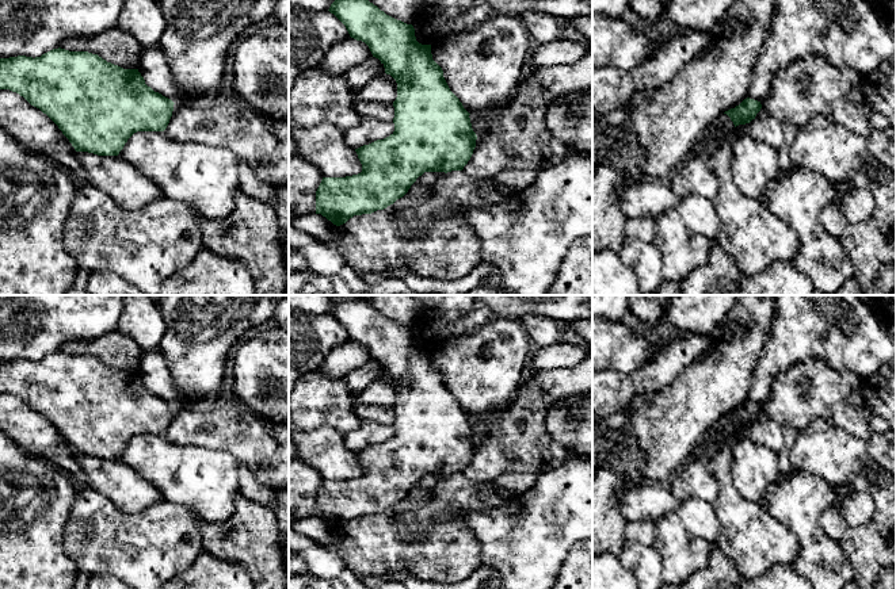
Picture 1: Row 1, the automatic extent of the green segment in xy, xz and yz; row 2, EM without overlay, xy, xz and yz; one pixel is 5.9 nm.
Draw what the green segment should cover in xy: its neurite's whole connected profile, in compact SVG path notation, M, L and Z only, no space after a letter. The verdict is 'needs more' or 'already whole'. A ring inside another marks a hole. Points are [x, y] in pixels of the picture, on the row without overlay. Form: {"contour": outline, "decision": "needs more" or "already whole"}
{"contour": "M61 351L35 362L0 362L0 393L19 397L46 417L76 455L98 459L118 459L137 435L164 435L175 408L148 390L138 372L123 372L98 357Z", "decision": "already whole"}

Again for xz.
{"contour": "M335 295L329 313L351 341L365 345L397 386L394 435L355 452L362 475L346 481L323 481L316 494L316 517L340 529L354 519L384 513L403 501L424 475L462 474L476 451L477 439L469 416L450 394L442 371L432 363L431 348L416 344L415 332L369 305L365 295Z", "decision": "already whole"}

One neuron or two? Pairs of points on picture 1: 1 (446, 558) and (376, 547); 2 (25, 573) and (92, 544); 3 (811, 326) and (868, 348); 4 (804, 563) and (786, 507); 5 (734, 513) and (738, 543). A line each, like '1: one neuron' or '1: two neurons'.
1: one neuron
2: two neurons
3: one neuron
4: one neuron
5: one neuron

